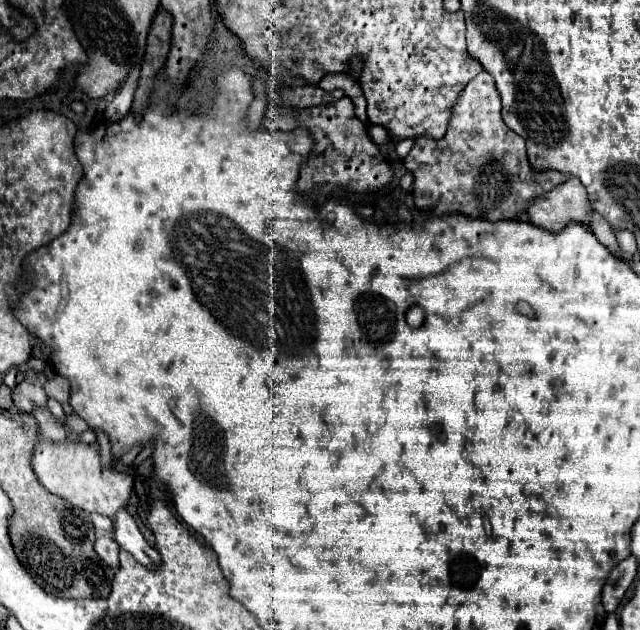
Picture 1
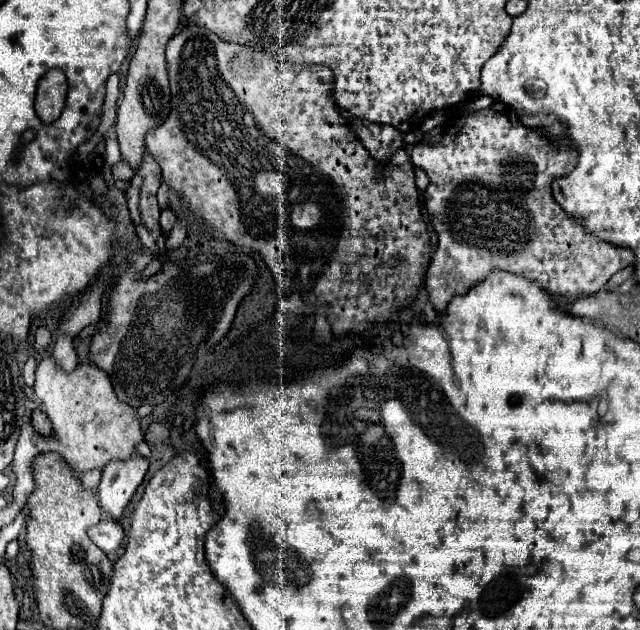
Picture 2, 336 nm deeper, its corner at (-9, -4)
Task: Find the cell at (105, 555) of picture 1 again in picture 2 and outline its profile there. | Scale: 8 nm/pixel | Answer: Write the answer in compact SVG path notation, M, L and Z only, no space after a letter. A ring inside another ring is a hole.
M104 518L100 524L90 528L88 536L106 554L116 552L122 546L122 540L124 540L122 526L118 522L114 522L114 520L110 520L110 518Z

